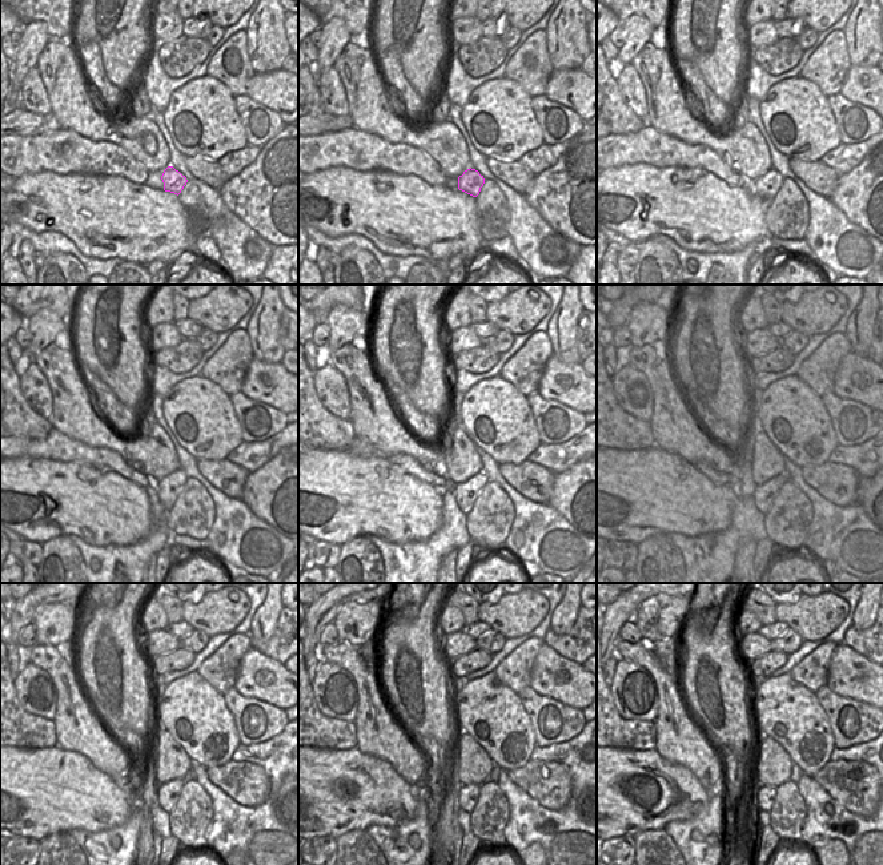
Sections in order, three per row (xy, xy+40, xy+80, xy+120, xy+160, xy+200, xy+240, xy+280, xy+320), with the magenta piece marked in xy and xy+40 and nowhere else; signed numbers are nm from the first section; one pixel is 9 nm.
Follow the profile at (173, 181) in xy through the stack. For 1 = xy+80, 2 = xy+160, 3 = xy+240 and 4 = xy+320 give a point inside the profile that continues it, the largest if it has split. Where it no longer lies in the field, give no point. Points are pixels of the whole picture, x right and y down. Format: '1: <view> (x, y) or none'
1: xy+80 (766, 186)
2: xy+160 (465, 494)
3: xy+240 (169, 792)
4: xy+320 (766, 796)

